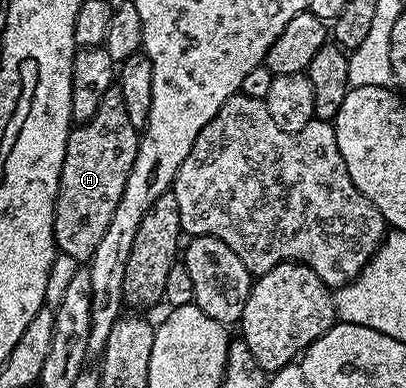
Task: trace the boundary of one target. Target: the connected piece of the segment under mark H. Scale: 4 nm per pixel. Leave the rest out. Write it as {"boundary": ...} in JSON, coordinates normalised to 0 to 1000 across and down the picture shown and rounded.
{"boundary":[[[288,219],[271,224],[246,271],[207,317],[175,325],[167,374],[158,384],[158,425],[148,436],[148,477],[133,531],[133,631],[150,655],[195,673],[219,673],[236,631],[256,613],[256,590],[276,572],[276,549],[305,508],[305,477],[315,477],[315,446],[335,415],[342,330],[315,312],[315,281],[305,281],[305,250]]]}

